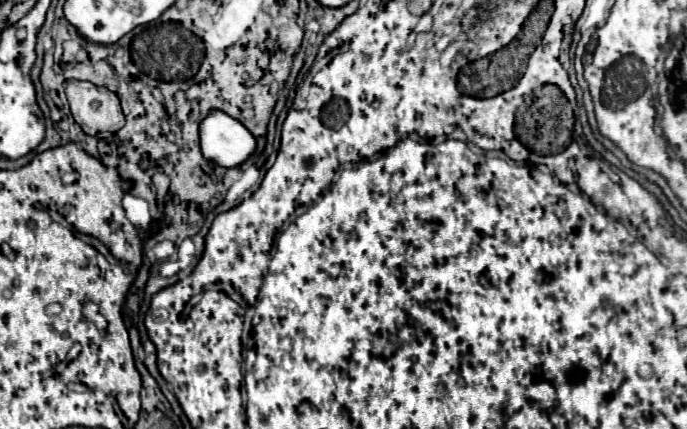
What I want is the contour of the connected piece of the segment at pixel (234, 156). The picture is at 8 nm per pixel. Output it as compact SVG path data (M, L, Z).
M212 111L200 123L200 141L204 157L222 167L240 165L256 147L252 133L240 121L220 111Z

